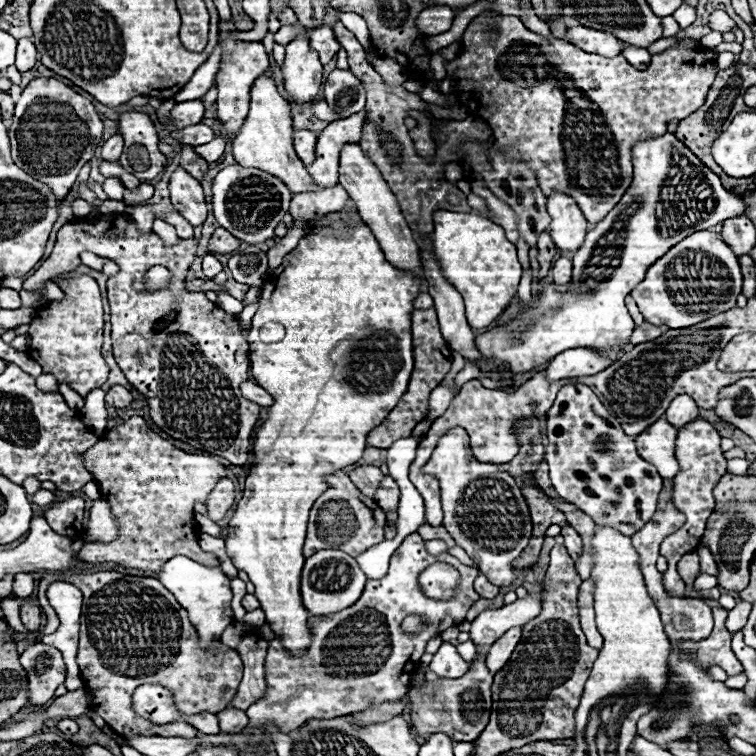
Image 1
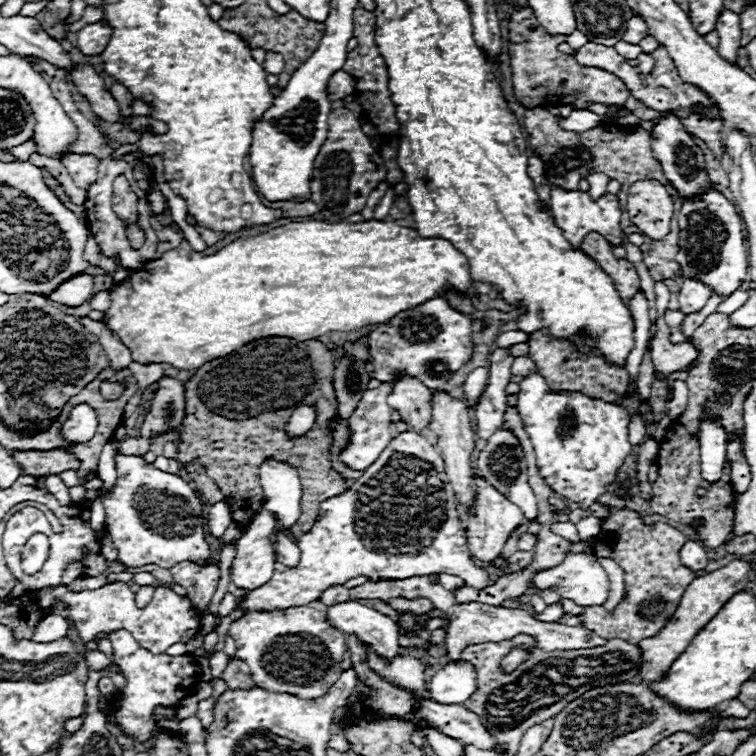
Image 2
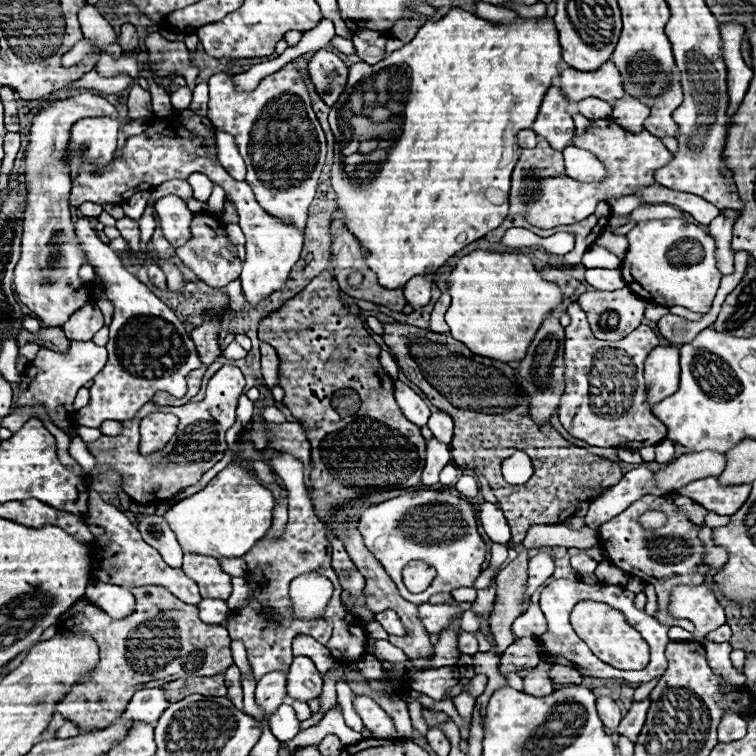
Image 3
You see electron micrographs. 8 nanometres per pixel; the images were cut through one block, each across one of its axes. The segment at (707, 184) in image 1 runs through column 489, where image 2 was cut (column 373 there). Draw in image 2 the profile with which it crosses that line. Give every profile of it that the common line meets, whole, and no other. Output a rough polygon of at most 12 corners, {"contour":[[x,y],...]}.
{"contour":[[434,298],[368,336],[372,378],[444,386],[474,354],[472,320]]}

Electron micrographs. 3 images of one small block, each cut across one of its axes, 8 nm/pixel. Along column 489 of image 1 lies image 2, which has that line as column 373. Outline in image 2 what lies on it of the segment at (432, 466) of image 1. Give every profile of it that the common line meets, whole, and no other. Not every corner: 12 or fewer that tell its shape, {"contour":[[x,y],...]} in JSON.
{"contour":[[390,440],[320,504],[300,564],[240,602],[286,610],[360,574],[482,590],[444,460]]}

